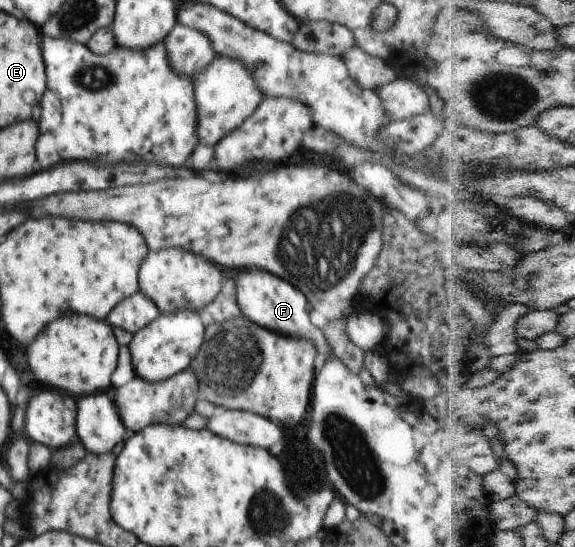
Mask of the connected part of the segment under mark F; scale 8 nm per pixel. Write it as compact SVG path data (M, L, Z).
M250 269L241 272L242 274L236 278L235 296L239 310L247 320L252 320L276 333L297 339L309 339L315 345L317 354L326 359L331 358L332 349L324 339L321 326L314 326L309 320L309 301L302 292L264 270Z

